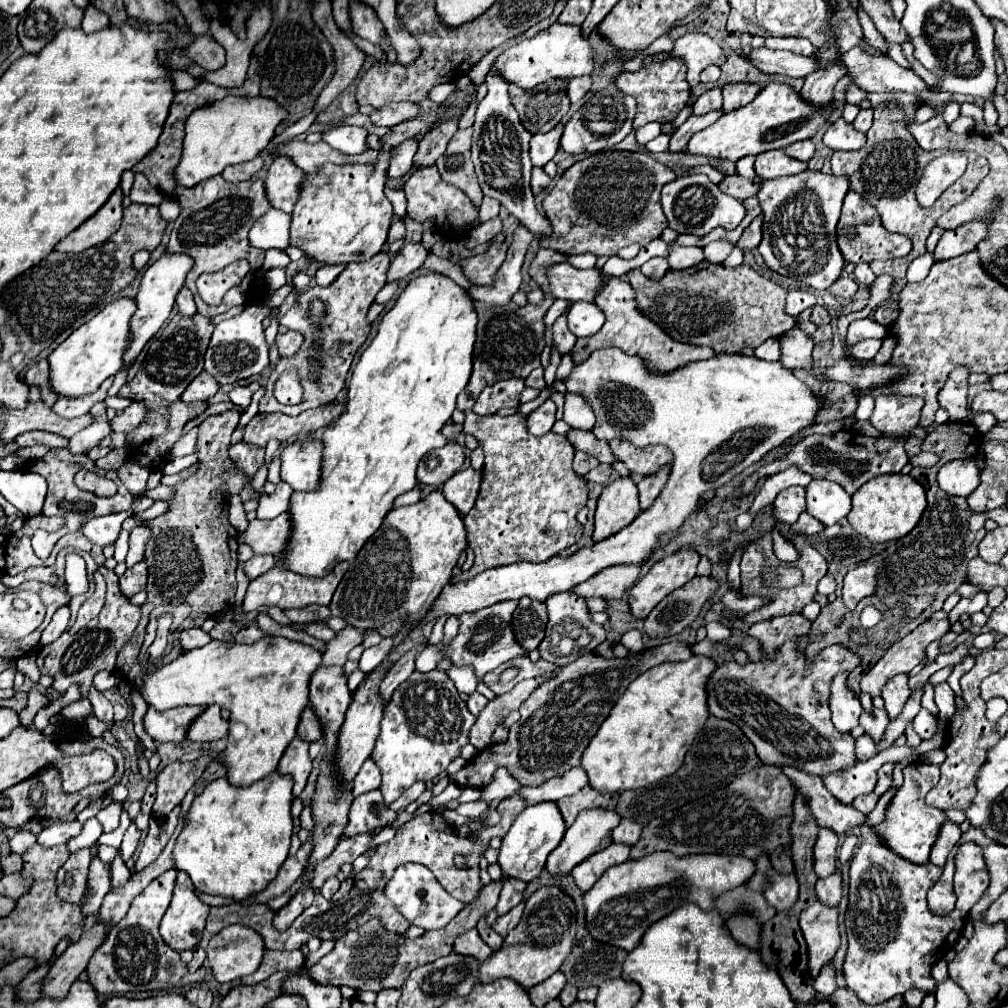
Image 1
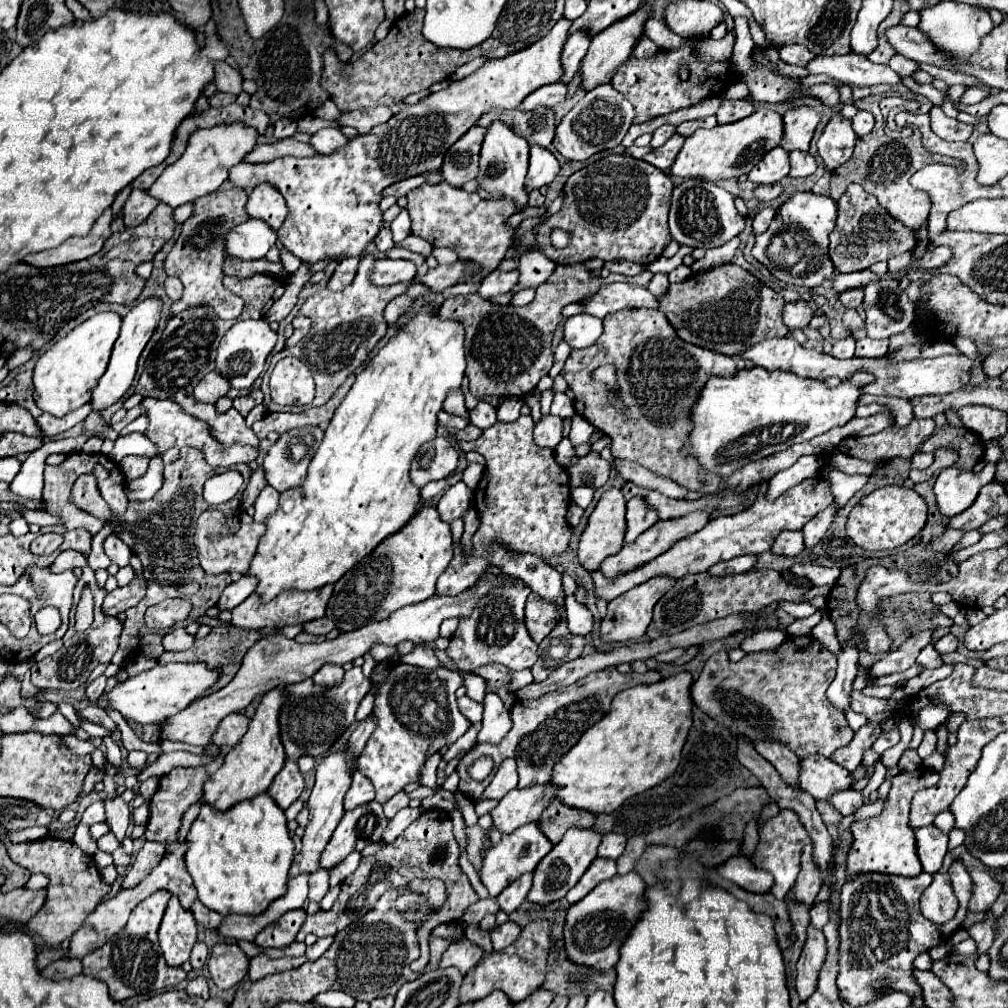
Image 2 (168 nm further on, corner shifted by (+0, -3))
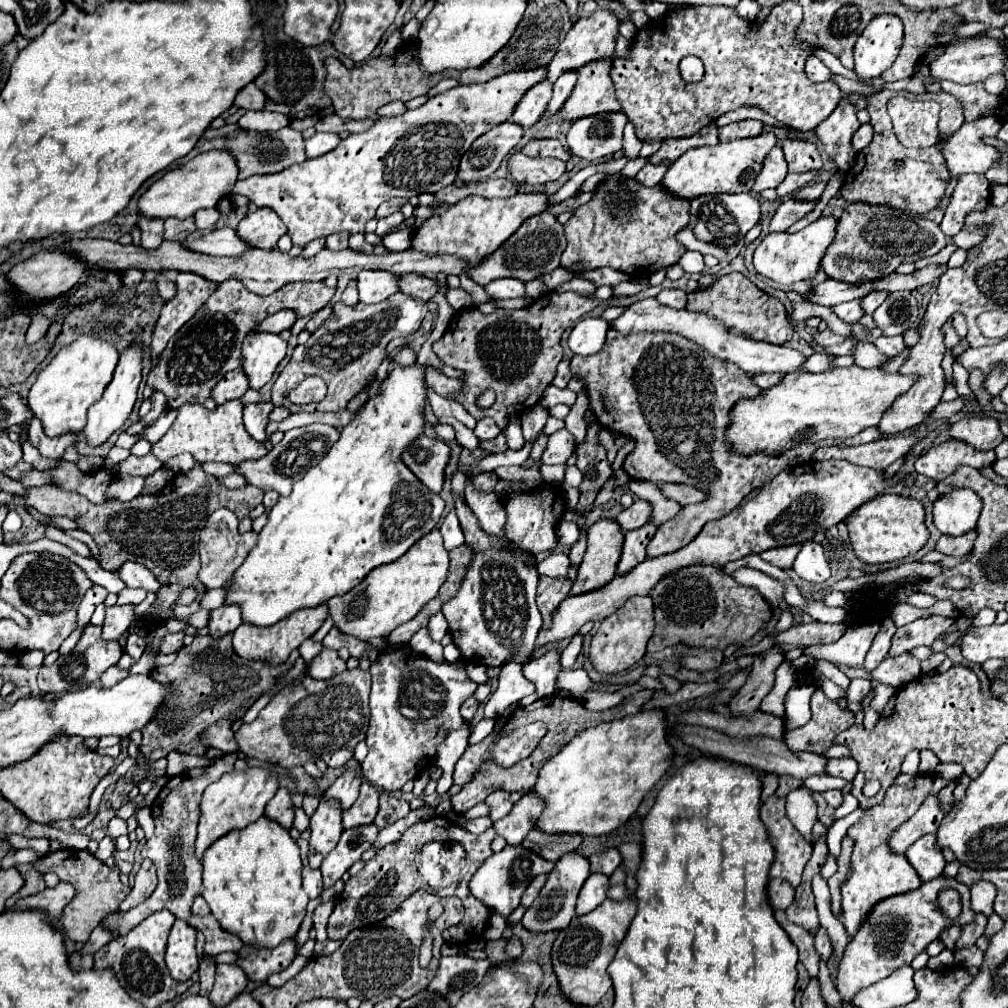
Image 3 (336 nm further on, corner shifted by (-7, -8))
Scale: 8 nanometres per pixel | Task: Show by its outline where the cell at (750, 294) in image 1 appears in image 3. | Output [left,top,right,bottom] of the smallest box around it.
[686,272,794,344]

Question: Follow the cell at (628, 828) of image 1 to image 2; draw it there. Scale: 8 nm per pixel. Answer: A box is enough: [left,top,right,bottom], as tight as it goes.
[597,833,627,859]

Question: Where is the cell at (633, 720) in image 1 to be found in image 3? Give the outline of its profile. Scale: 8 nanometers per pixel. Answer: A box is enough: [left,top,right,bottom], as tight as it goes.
[534,708,674,836]

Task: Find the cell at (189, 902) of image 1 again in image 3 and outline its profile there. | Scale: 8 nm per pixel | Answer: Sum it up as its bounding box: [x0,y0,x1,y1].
[166,920,198,982]

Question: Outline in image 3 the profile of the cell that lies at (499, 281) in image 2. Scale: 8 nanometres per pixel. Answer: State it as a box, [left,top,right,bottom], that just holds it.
[486,278,524,298]

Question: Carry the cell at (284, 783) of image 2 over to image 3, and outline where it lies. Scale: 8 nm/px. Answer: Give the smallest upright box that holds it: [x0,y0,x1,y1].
[266,788,294,830]

